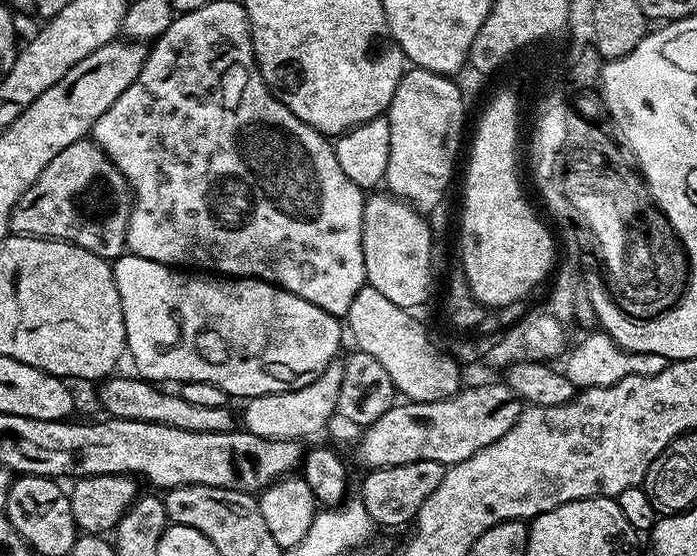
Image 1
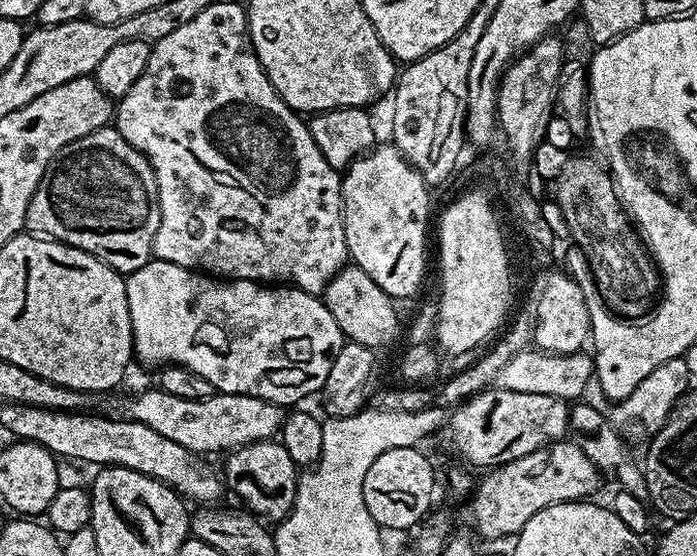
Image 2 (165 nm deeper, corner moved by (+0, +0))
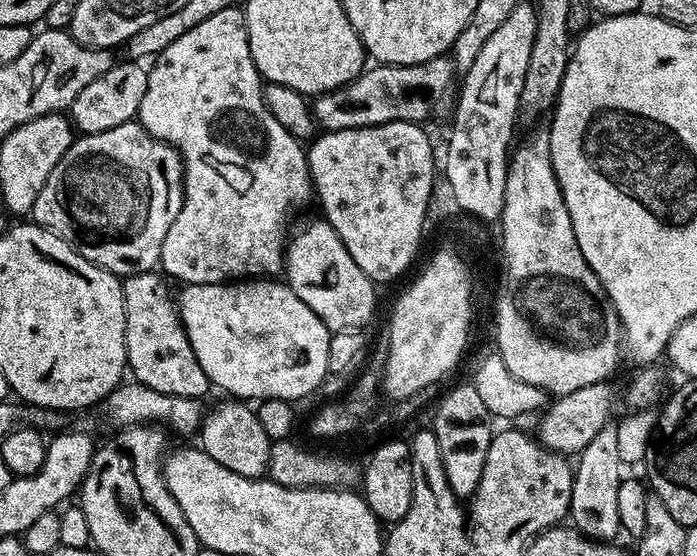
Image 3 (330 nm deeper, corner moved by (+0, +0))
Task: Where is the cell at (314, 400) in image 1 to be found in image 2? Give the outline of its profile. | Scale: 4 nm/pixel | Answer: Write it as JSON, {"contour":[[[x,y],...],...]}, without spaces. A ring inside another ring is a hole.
{"contour":[[[152,386],[137,396],[132,396],[125,406],[123,415],[134,422],[142,422],[142,426],[150,426],[150,430],[158,430],[162,438],[170,438],[170,442],[178,442],[186,450],[197,454],[204,452],[227,453],[234,448],[241,448],[259,440],[273,439],[283,429],[285,409],[279,404],[262,399],[261,396],[247,396],[246,394],[230,394],[222,392],[205,400],[187,400],[174,398],[174,394],[166,394],[159,387]]]}

